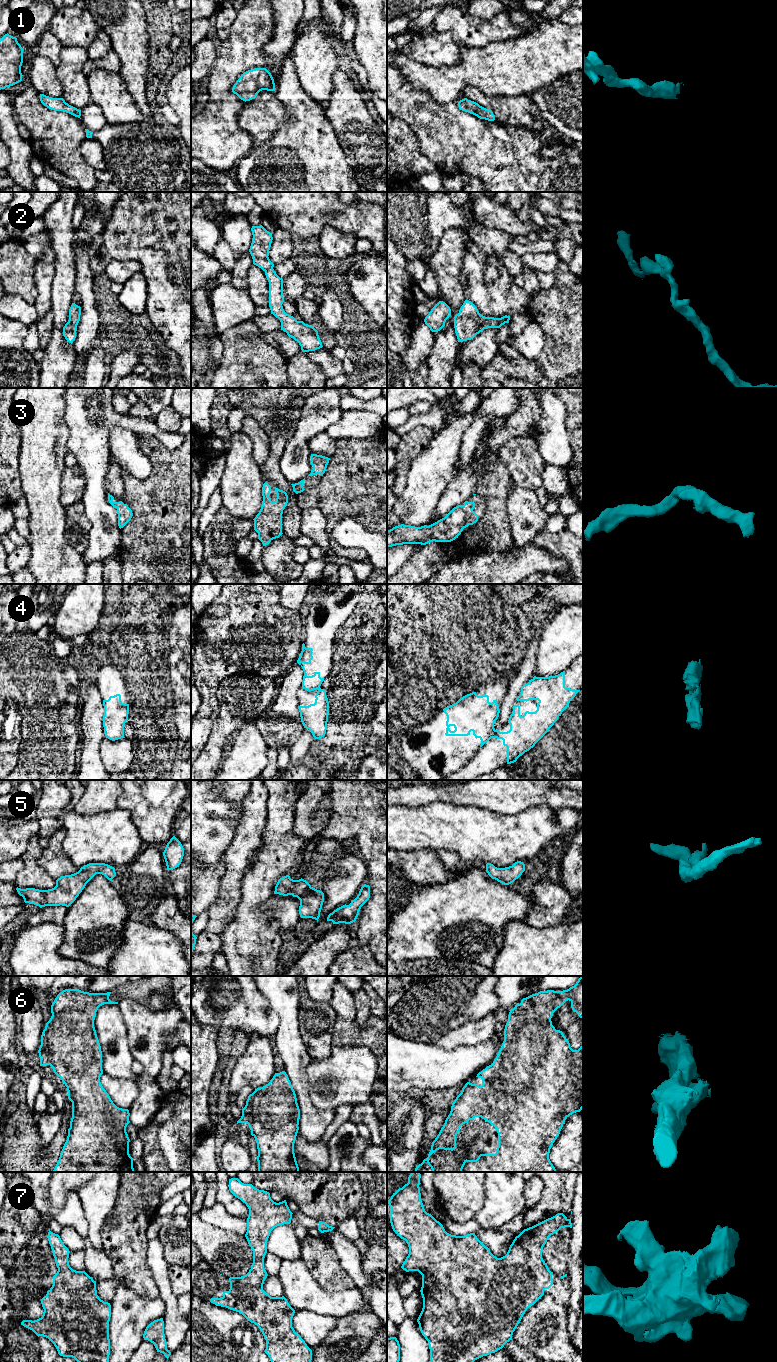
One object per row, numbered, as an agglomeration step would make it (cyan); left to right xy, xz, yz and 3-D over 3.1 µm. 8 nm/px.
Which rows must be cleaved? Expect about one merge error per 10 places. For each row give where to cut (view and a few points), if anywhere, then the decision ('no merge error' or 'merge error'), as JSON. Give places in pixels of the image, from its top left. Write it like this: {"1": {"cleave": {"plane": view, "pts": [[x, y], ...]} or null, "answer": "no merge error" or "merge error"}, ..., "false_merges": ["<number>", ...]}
{"1": {"cleave": null, "answer": "no merge error"}, "2": {"cleave": null, "answer": "no merge error"}, "3": {"cleave": null, "answer": "no merge error"}, "4": {"cleave": {"plane": "yz", "pts": [[496, 730], [491, 737]]}, "answer": "merge error"}, "5": {"cleave": null, "answer": "no merge error"}, "6": {"cleave": null, "answer": "no merge error"}, "7": {"cleave": null, "answer": "no merge error"}, "false_merges": ["4"]}

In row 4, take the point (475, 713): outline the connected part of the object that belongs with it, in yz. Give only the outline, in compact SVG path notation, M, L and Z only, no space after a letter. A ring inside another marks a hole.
M476 692L463 696L443 711L447 716L446 736L468 736L472 731L481 740L480 747L496 732L494 724L500 713L496 700L490 703L488 695L478 696Z

